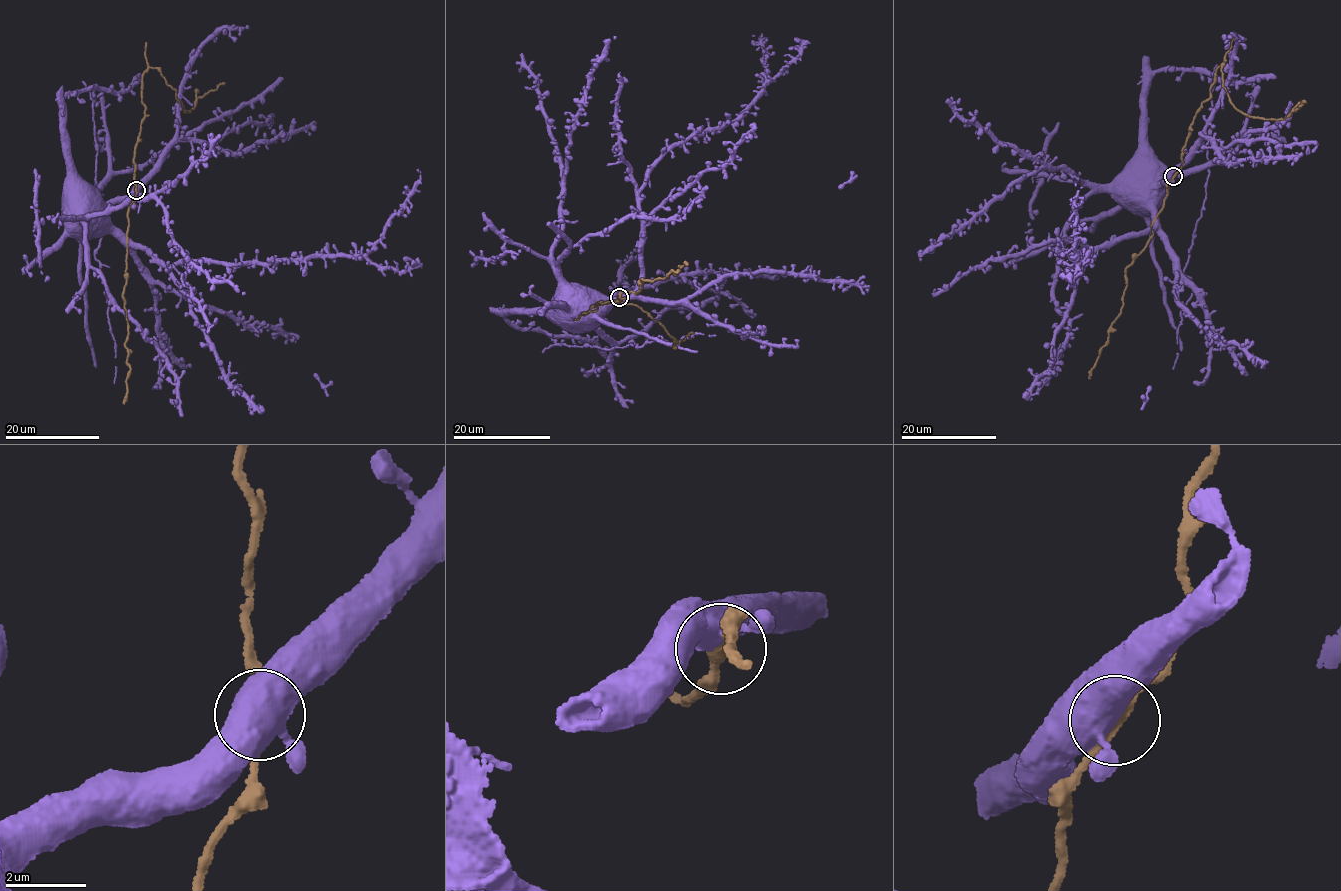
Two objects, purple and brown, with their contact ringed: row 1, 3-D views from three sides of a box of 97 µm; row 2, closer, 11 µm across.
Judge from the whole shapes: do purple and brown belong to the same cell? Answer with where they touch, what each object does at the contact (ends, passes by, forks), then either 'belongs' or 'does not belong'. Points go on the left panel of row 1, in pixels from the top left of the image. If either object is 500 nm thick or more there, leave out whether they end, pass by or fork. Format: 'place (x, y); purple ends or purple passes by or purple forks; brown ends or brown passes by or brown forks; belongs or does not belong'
place (136, 190); does not belong

